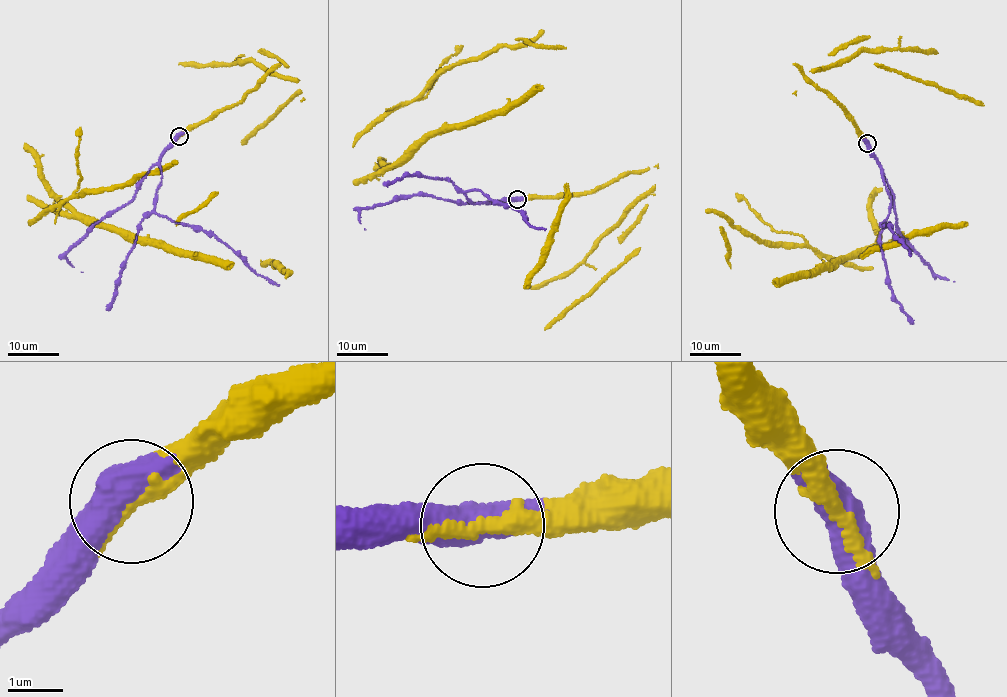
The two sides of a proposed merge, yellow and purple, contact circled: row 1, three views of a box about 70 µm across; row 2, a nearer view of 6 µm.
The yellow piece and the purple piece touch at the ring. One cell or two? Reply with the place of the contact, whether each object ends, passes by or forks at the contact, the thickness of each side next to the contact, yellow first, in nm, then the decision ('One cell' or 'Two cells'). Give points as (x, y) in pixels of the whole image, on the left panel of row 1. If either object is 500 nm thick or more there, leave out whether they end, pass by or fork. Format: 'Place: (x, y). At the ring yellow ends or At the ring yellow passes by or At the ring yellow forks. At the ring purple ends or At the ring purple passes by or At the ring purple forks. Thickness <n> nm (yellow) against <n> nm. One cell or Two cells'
Place: (179, 136). Thickness 240 nm (yellow) against 550 nm. One cell

